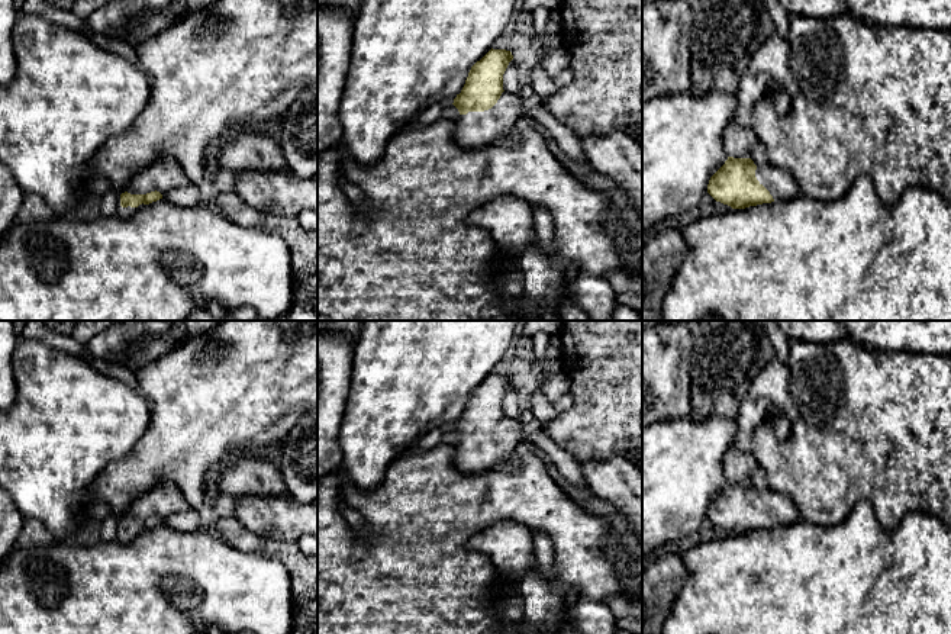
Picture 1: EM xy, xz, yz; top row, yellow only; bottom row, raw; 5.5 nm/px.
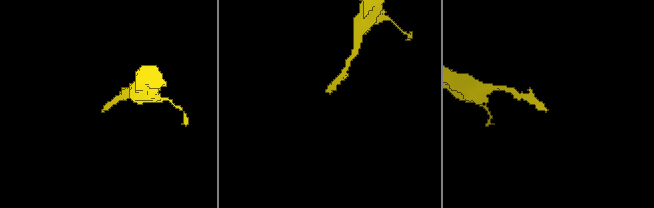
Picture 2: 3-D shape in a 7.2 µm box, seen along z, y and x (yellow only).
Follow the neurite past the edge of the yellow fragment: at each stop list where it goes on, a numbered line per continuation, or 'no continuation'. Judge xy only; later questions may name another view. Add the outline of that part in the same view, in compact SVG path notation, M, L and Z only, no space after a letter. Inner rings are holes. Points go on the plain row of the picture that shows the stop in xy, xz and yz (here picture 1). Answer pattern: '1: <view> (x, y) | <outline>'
1: xy (163, 499) | M165 482L165 483L159 483L157 486L154 486L151 490L148 490L146 493L138 496L126 509L125 512L120 515L119 518L119 525L117 525L117 531L116 531L116 540L122 544L128 544L130 543L136 535L139 535L141 532L146 531L146 530L139 530L138 532L122 532L120 531L120 519L128 516L130 519L146 519L151 516L159 516L162 519L162 522L165 522L165 519L175 512L187 512L193 509L190 506L190 503L187 502L184 493L173 483Z

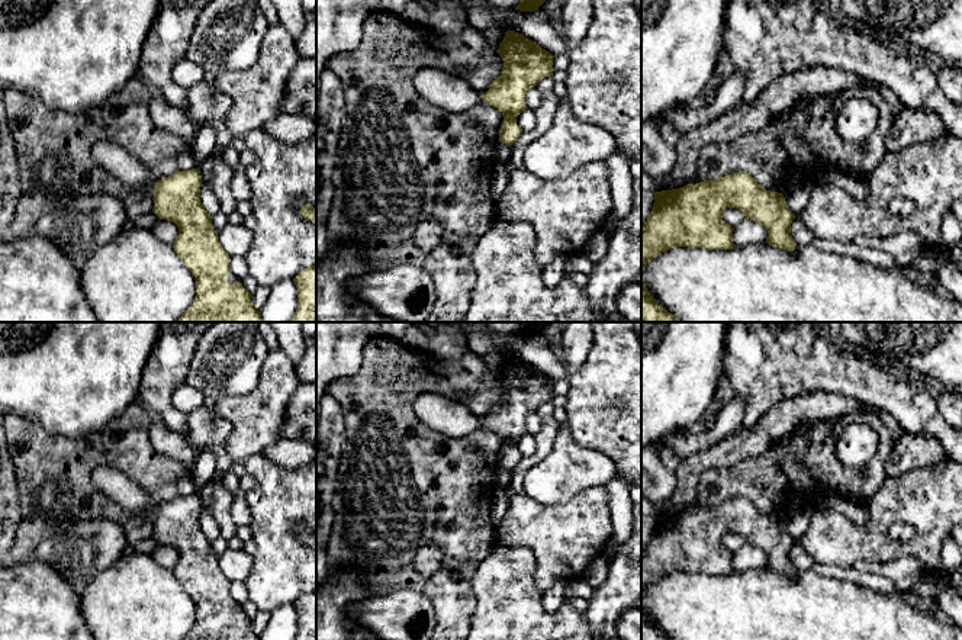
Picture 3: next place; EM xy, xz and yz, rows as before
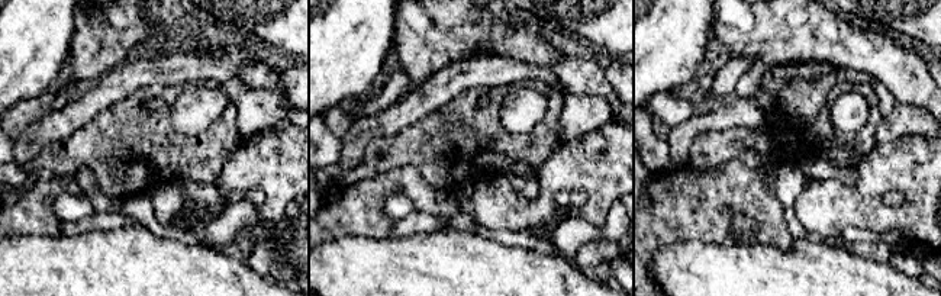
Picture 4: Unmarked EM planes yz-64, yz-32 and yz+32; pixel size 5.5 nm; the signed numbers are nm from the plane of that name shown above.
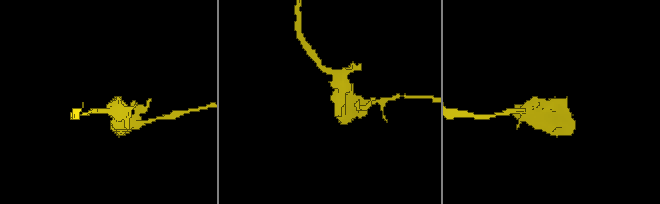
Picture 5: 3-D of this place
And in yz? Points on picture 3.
no continuation

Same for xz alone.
1: xz (444, 415) | M437 393L419 395L412 409L424 425L453 438L466 437L482 427L482 419L467 406Z

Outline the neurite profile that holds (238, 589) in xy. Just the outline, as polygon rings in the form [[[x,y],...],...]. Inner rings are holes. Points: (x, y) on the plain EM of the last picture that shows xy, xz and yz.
[[[232,580],[229,586],[232,598],[238,602],[238,605],[244,605],[248,598],[248,589],[244,580]]]

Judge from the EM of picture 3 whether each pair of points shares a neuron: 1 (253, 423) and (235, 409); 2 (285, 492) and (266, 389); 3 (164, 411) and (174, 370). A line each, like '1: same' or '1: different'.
1: same
2: different
3: same

